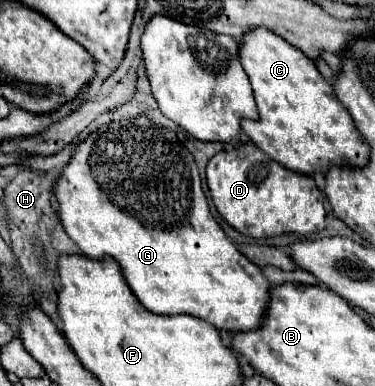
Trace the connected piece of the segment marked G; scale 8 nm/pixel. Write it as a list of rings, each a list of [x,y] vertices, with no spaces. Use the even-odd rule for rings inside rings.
[[[137,117],[111,123],[91,133],[91,137],[75,147],[69,165],[55,185],[55,197],[67,235],[87,257],[113,257],[145,309],[161,315],[187,313],[229,333],[255,331],[261,325],[271,283],[255,263],[237,251],[213,219],[193,155],[171,129],[159,127],[147,117]]]

